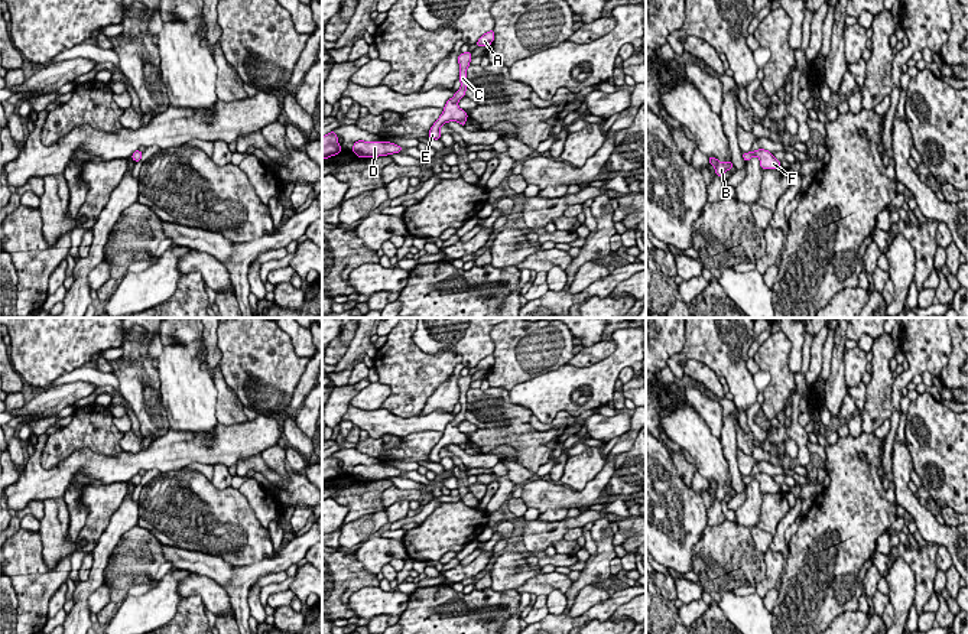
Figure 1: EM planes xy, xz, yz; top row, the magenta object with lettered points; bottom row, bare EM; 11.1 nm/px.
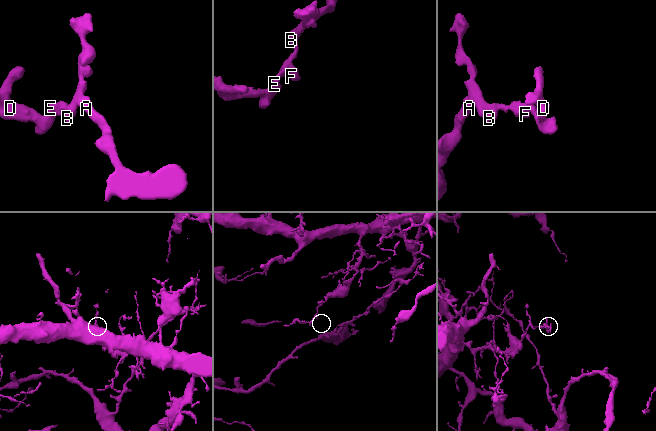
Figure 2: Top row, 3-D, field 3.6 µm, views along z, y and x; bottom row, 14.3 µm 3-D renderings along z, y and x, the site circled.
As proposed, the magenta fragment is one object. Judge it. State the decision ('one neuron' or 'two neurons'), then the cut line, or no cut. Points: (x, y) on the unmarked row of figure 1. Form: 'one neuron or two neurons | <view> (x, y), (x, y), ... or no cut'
one neuron | no cut

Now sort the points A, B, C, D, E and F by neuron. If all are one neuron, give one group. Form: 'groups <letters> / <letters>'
groups A B C D E F

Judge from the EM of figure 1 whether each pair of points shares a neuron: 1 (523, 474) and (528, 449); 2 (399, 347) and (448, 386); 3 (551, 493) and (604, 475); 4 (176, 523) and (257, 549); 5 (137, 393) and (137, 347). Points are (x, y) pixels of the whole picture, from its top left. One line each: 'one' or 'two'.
1: two
2: two
3: one
4: one
5: one

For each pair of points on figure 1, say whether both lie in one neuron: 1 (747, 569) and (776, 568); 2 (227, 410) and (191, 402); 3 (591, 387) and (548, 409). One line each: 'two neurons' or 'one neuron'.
1: two neurons
2: two neurons
3: one neuron

